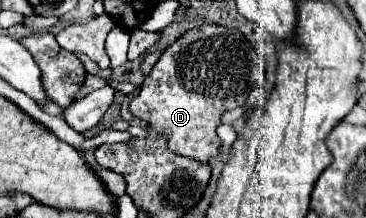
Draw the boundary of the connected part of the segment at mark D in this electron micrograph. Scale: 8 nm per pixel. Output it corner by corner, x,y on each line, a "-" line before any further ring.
204,23
162,53
144,79
138,97
132,99
130,113
144,119
156,133
162,133
172,153
208,163
218,155
220,139
216,137
216,127
220,125
220,115
244,105
260,79
260,57
252,43
236,29

